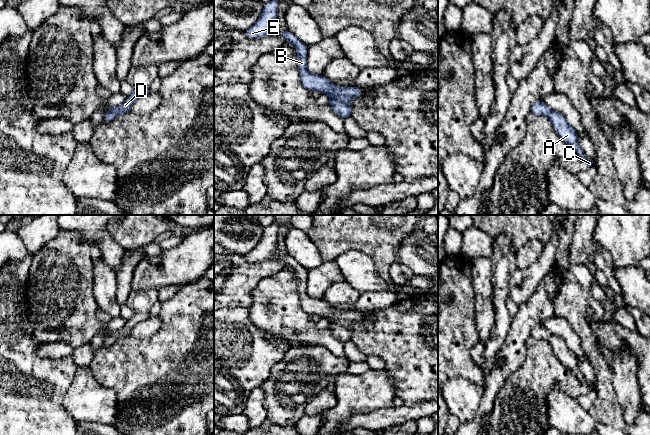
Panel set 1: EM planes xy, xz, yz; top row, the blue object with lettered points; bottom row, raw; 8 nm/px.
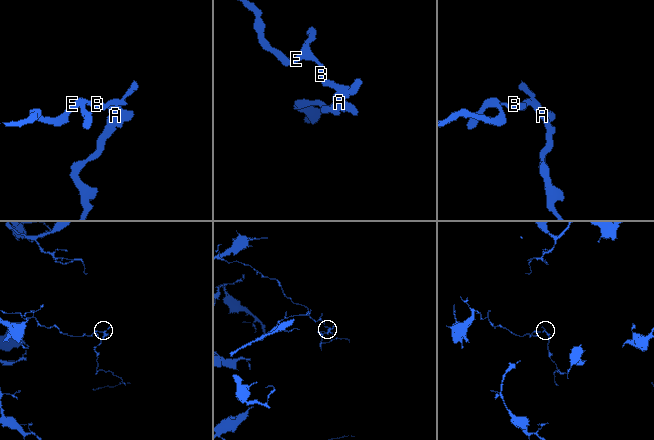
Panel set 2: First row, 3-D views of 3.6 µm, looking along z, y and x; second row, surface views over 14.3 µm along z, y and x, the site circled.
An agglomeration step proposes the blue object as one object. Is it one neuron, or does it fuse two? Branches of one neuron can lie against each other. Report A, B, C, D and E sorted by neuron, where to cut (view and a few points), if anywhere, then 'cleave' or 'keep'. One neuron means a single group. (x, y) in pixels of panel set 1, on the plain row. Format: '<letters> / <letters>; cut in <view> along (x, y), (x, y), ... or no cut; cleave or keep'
A C / B D E; cut in xz along (331, 323), (345, 328); cleave

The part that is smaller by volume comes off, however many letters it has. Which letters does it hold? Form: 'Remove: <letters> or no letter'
Remove: A, C

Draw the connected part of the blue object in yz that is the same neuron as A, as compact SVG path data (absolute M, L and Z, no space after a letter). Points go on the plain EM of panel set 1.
M552 334L548 342L551 344L561 363L569 369L580 382L585 384L586 380L579 369L578 356L567 346L564 339Z

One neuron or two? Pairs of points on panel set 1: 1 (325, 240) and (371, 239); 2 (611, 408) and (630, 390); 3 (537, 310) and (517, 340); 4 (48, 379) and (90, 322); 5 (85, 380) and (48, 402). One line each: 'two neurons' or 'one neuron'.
1: one neuron
2: two neurons
3: one neuron
4: two neurons
5: two neurons

